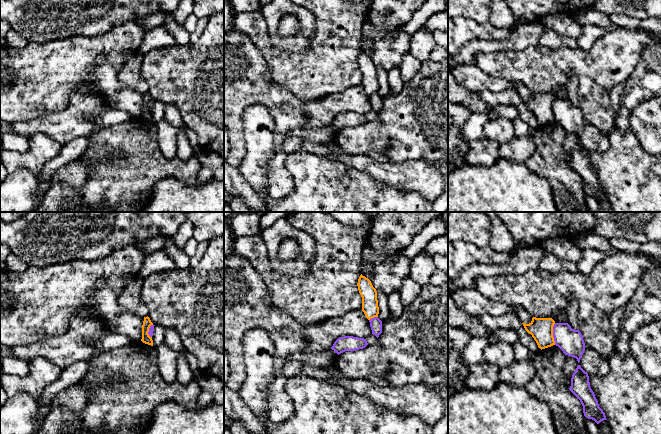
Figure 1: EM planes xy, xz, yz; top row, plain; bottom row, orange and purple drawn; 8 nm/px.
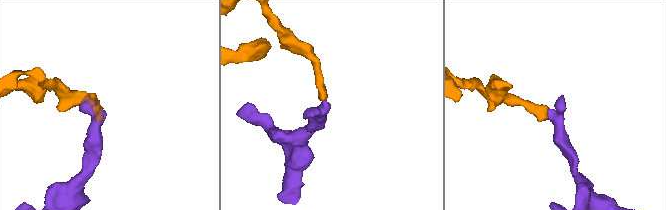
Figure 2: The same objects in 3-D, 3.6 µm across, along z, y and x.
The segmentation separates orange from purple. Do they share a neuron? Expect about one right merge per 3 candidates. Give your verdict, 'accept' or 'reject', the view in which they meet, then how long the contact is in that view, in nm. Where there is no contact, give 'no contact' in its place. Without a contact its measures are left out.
reject | yz | 180 nm

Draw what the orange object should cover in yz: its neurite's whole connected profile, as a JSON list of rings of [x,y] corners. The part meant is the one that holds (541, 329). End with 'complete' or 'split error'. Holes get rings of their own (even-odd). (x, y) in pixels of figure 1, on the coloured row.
[[[533,317],[529,324],[522,324],[525,330],[532,335],[541,350],[555,345],[553,337],[555,321],[552,318]]]; complete

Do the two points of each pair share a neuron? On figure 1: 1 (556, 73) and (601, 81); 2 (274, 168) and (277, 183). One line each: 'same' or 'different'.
1: same
2: same

